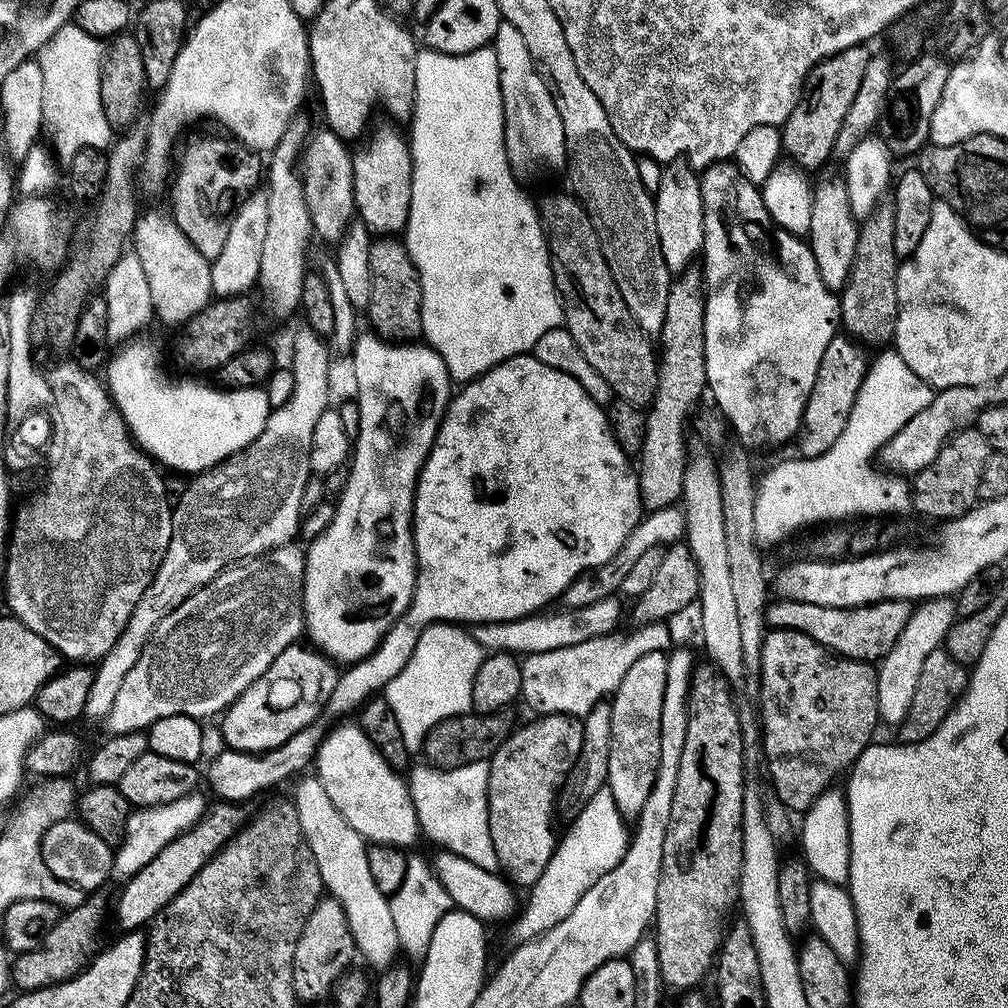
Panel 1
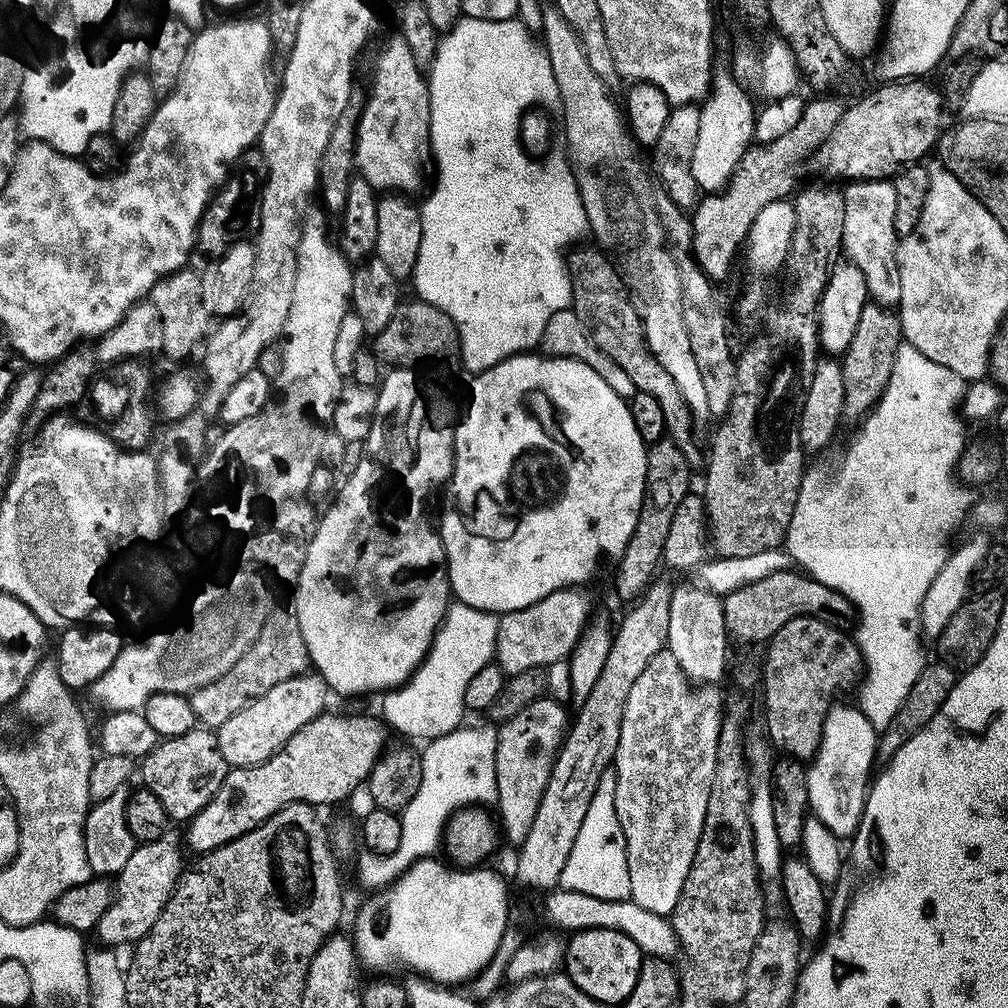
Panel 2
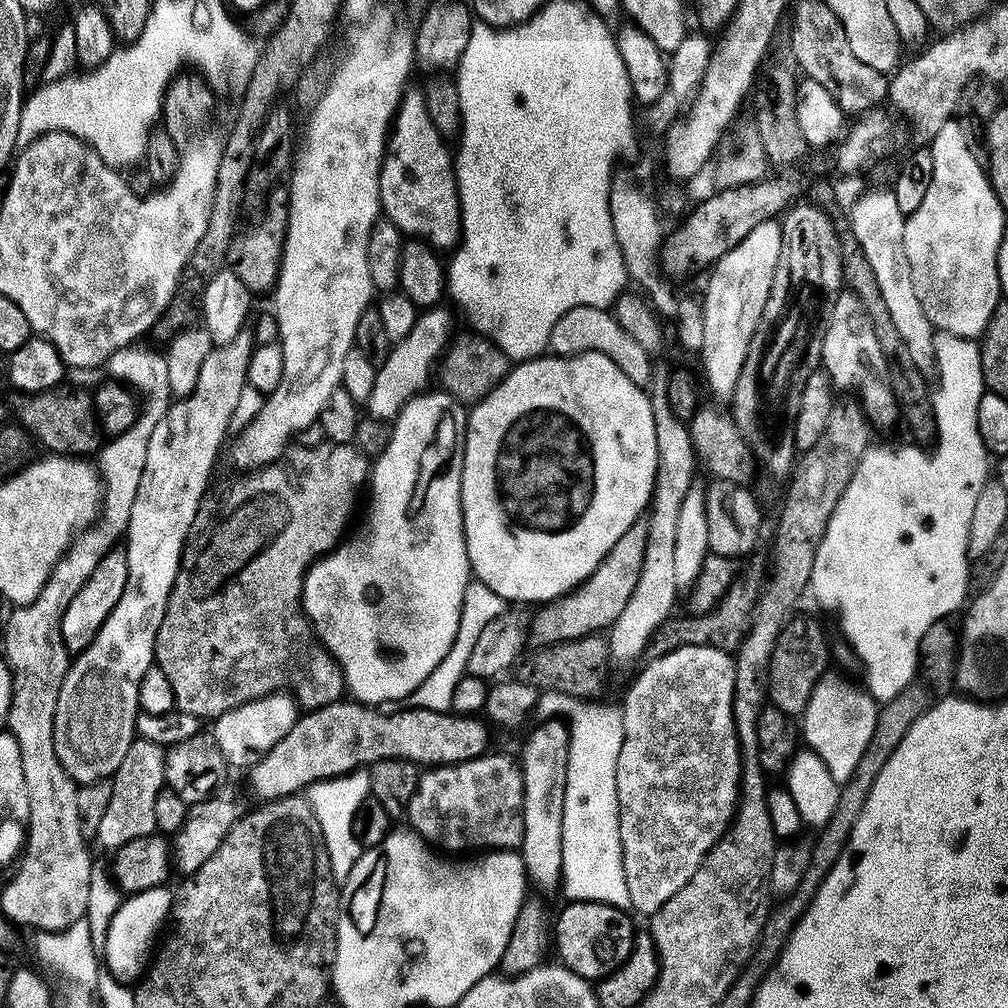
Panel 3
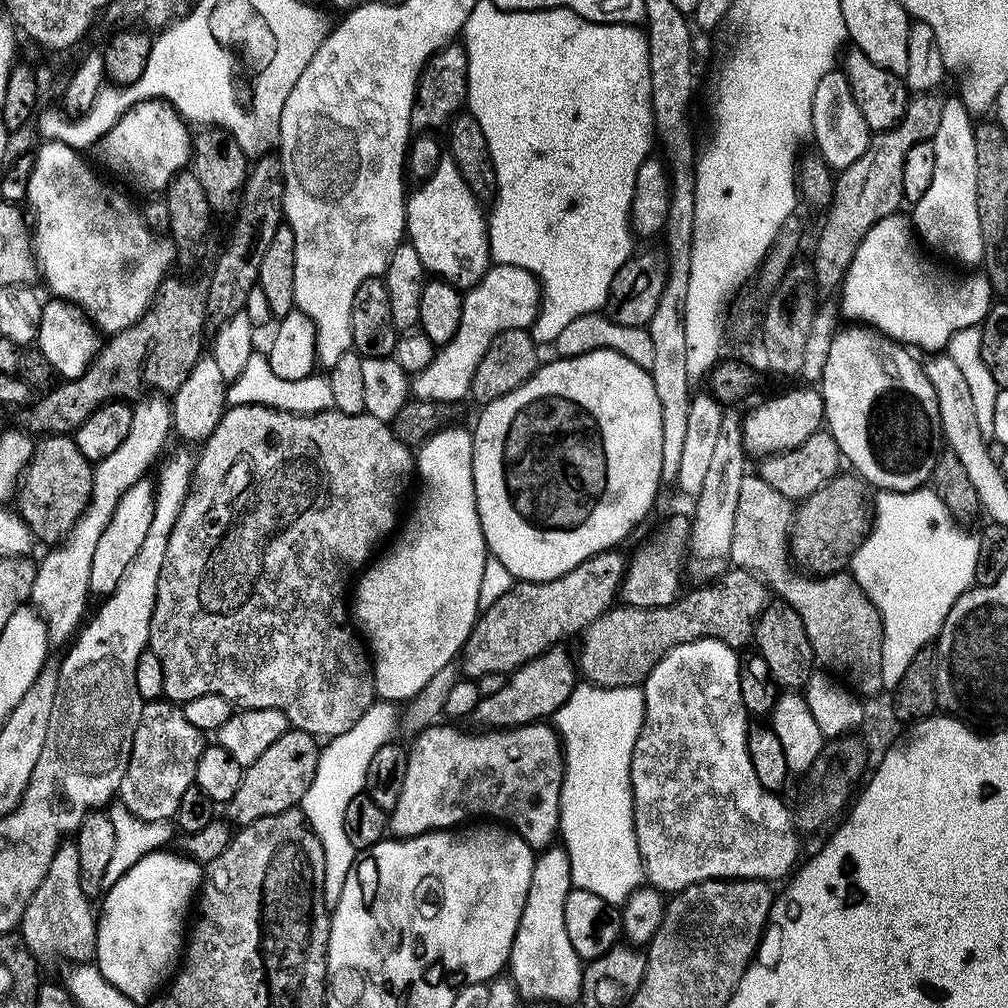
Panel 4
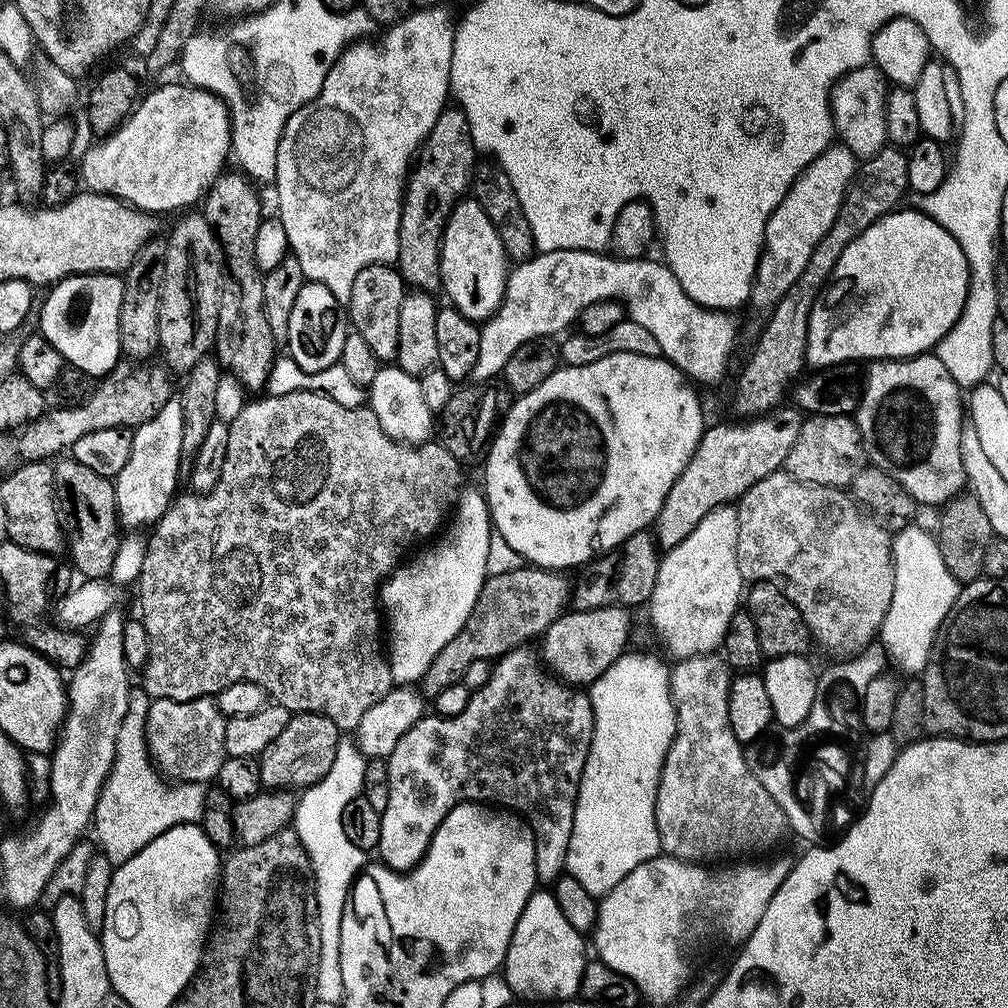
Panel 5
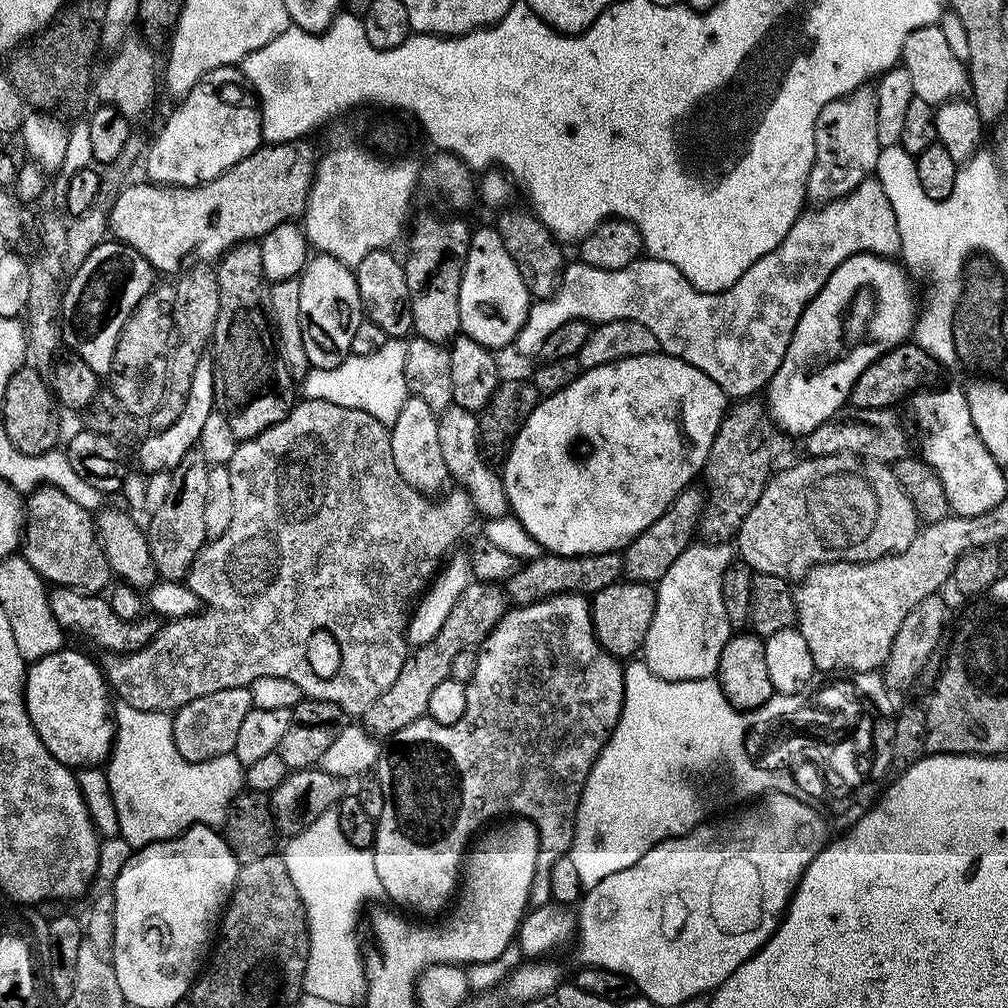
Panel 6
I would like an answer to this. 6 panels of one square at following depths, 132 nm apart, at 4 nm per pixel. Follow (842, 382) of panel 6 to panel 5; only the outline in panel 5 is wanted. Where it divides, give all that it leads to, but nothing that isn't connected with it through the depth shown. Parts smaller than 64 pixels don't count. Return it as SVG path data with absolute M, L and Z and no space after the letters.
M900 206L891 212L885 212L866 231L855 236L846 246L846 250L842 250L838 262L832 268L831 276L828 277L828 283L820 289L820 295L817 296L808 315L808 341L804 359L809 369L831 370L835 364L844 364L847 360L866 360L865 362L907 360L908 357L931 353L939 340L958 322L968 294L969 269L966 254L954 236L951 236L935 218L928 216L916 206L904 207Z

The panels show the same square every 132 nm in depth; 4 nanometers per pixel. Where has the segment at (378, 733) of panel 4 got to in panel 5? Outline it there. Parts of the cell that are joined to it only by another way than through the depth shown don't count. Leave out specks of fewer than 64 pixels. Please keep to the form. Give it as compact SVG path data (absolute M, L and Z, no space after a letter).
M348 738L341 739L338 746L338 754L334 758L334 766L317 784L303 789L304 796L295 801L294 827L296 836L300 839L300 845L306 850L306 854L312 863L312 875L316 878L316 913L318 914L318 934L320 935L320 957L318 958L318 982L316 983L316 999L322 1002L334 1002L339 1005L344 999L344 987L342 986L342 970L340 969L340 923L344 913L344 905L352 890L352 881L365 867L366 853L358 850L350 838L346 838L346 830L342 830L342 810L346 810L348 803L364 791L364 766L366 757L357 745Z

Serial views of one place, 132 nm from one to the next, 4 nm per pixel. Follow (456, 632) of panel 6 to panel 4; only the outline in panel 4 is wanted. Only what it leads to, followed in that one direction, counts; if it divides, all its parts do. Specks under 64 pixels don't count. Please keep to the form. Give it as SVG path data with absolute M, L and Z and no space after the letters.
M609 550L607 552L599 552L597 556L591 556L588 560L584 560L578 566L574 566L574 570L570 570L566 574L562 574L553 580L537 580L535 582L530 580L521 580L513 583L510 590L506 590L506 594L502 594L502 598L498 598L498 602L494 602L494 606L483 609L477 615L476 624L472 628L472 633L468 635L468 641L464 643L462 655L459 657L458 665L459 671L468 678L481 678L480 676L496 676L499 672L503 674L511 674L516 669L522 667L526 662L530 662L536 656L541 656L542 653L547 652L549 648L559 645L563 636L572 636L583 633L585 628L588 628L596 621L597 618L609 608L613 607L614 601L617 599L620 591L620 583L624 577L624 570L626 567L626 556L620 553L620 550Z

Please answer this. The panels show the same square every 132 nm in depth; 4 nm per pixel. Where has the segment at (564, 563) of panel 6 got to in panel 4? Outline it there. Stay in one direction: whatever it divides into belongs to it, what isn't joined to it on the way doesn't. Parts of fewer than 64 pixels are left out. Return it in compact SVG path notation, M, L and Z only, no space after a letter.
M672 514L661 526L660 533L649 544L642 545L627 561L618 593L619 603L630 608L657 608L675 602L682 592L680 575L686 572L691 535L689 517L684 514Z

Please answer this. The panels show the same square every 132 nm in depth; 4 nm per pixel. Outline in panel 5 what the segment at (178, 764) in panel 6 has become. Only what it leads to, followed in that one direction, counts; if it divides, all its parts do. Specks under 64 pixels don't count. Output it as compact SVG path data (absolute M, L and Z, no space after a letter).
M131 687L128 710L116 738L115 760L94 810L92 830L96 832L97 845L114 866L125 864L165 830L178 824L199 823L204 815L207 789L203 785L177 783L168 788L162 784L147 751L148 705L143 687Z

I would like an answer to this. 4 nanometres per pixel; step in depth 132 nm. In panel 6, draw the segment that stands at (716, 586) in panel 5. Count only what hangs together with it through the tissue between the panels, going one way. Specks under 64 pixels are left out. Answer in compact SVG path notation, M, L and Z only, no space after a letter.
M693 542L688 545L686 551L678 554L678 562L674 562L674 566L670 566L670 570L666 570L664 577L655 585L654 622L650 622L650 630L644 639L642 659L658 678L706 680L715 677L722 646L730 635L726 606L722 606L722 578L733 560L734 548L731 543Z

